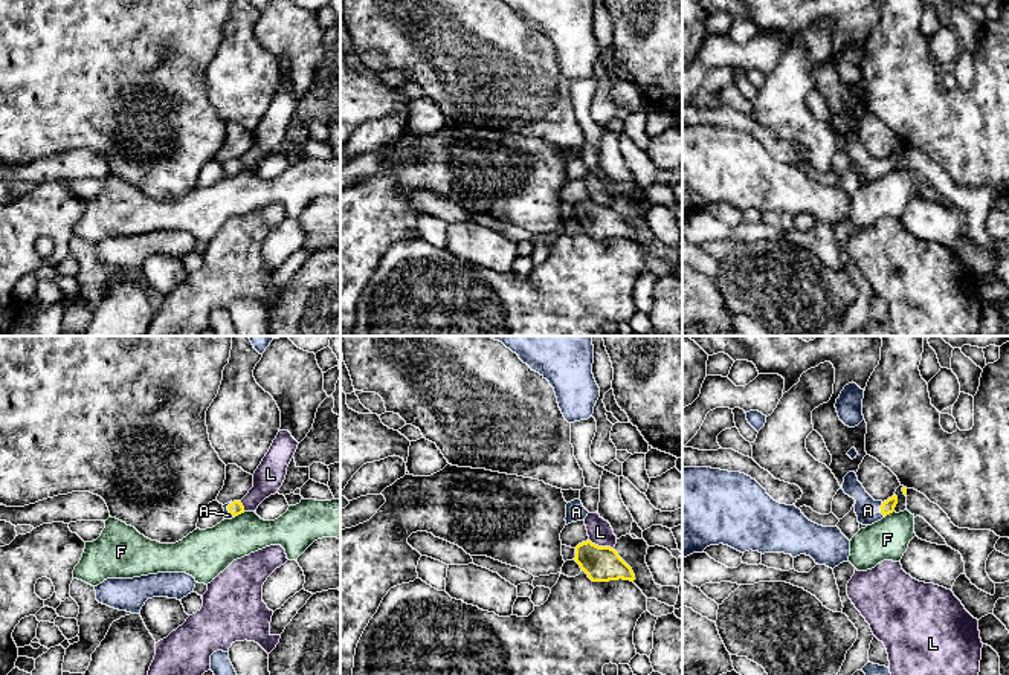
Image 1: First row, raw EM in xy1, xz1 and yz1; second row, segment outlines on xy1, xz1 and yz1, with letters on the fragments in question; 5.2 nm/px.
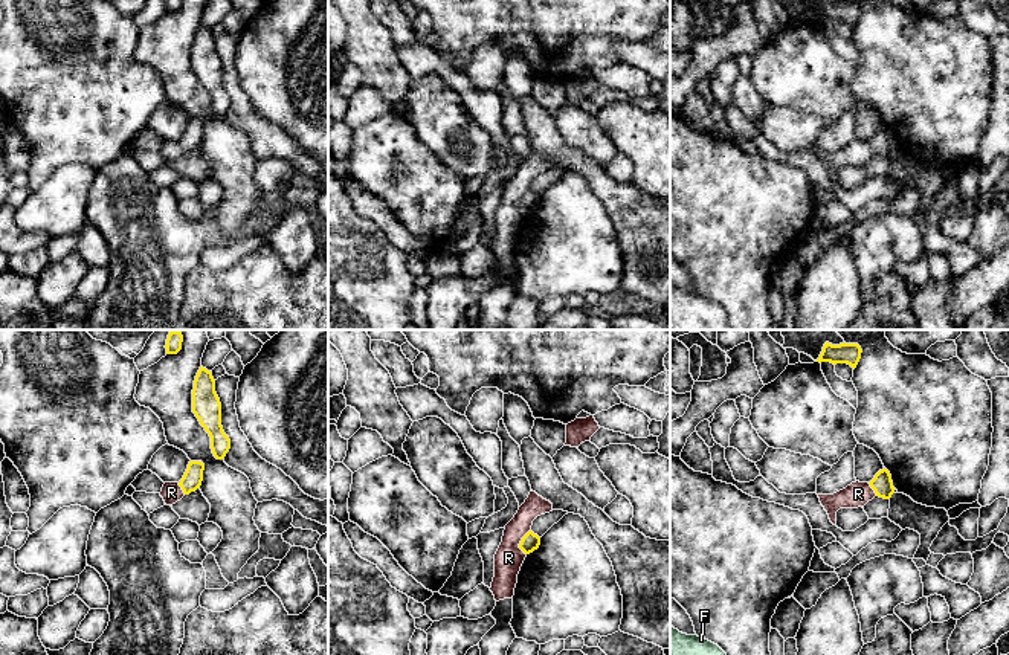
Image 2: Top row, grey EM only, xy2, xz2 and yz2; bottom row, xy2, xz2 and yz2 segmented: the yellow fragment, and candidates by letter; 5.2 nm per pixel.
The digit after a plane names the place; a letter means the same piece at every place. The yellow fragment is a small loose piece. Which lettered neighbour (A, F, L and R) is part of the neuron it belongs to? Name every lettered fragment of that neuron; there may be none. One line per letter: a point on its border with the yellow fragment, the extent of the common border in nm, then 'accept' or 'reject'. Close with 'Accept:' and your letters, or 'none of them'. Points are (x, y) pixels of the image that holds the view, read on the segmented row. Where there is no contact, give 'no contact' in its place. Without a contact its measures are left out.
A: contact yz1 (881, 510); length 80 nm; accept
F: contact xy1 (240, 513); length 60 nm; reject
L: contact xz1 (602, 547); length 140 nm; reject
R: contact xz2 (521, 542); length 150 nm; reject
Accept: A

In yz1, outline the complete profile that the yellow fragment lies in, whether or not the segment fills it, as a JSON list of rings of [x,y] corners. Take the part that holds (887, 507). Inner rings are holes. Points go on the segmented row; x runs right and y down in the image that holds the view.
[[[849,472],[844,476],[843,487],[846,495],[853,498],[856,501],[855,504],[855,513],[858,516],[858,522],[862,525],[872,525],[887,515],[895,512],[895,507],[898,504],[898,496],[893,495],[887,501],[875,501],[862,487],[862,484],[858,481],[858,476],[855,472]]]

